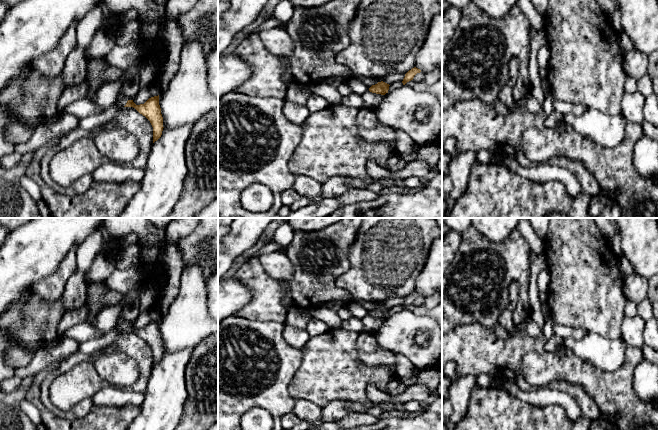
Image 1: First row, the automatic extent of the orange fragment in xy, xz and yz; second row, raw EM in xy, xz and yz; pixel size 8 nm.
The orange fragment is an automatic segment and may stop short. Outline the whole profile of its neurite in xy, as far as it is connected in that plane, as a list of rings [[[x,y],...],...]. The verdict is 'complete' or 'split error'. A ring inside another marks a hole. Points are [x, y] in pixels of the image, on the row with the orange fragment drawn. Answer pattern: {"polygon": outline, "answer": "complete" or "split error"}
{"polygon": [[[120,90],[117,96],[117,101],[124,107],[135,108],[150,121],[153,127],[153,143],[161,137],[164,127],[161,108],[159,105],[159,95],[149,98],[144,104],[136,105],[133,100],[128,100]]], "answer": "split error"}

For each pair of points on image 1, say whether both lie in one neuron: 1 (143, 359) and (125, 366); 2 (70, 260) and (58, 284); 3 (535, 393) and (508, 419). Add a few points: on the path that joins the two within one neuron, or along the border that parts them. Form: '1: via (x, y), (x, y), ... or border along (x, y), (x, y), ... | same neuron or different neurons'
1: border along (116, 351), (136, 362), (138, 378), (133, 384) | different neurons
2: via (67, 266), (59, 278) | same neuron
3: border along (513, 394), (533, 405), (549, 405) | different neurons

